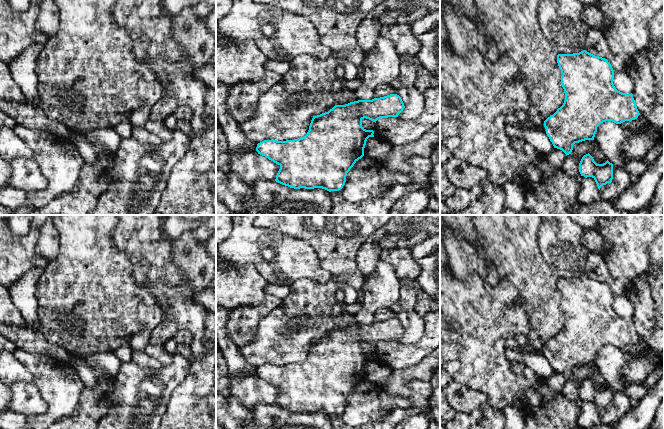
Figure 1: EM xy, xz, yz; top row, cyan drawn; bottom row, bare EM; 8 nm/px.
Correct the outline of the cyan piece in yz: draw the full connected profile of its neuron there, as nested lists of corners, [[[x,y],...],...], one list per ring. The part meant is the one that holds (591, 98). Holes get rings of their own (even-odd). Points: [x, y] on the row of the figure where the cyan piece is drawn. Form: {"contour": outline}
{"contour": [[[586,50],[573,54],[558,54],[557,63],[561,70],[561,84],[565,93],[563,105],[539,127],[518,124],[518,129],[541,129],[547,134],[554,148],[571,154],[573,145],[585,140],[594,140],[597,127],[606,121],[621,124],[640,115],[633,94],[618,91],[614,84],[614,70],[607,59],[595,56]]]}

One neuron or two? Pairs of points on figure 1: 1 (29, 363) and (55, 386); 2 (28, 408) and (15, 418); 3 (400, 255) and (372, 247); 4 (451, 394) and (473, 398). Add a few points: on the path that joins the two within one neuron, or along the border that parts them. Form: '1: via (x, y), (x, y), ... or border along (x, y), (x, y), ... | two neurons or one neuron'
1: via (35, 367), (49, 380) | one neuron
2: border along (10, 408), (26, 417) | two neurons
3: border along (408, 248), (385, 249), (379, 259) | two neurons
4: via (456, 396), (468, 398) | one neuron

